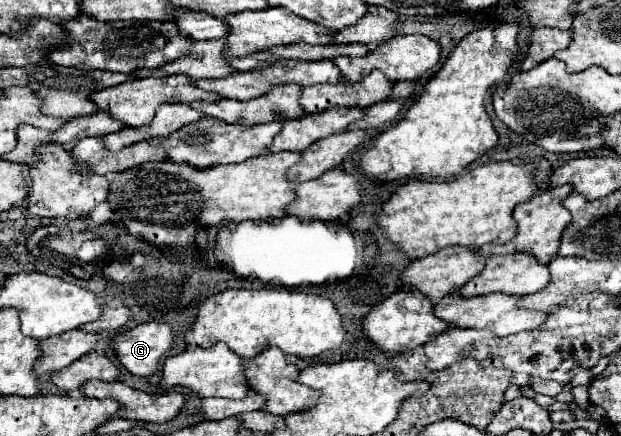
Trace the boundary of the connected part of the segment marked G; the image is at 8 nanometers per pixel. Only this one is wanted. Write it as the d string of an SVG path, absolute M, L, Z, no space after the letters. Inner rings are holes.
M142 323L112 339L118 361L134 375L152 377L158 373L160 361L170 353L174 333L168 323Z

